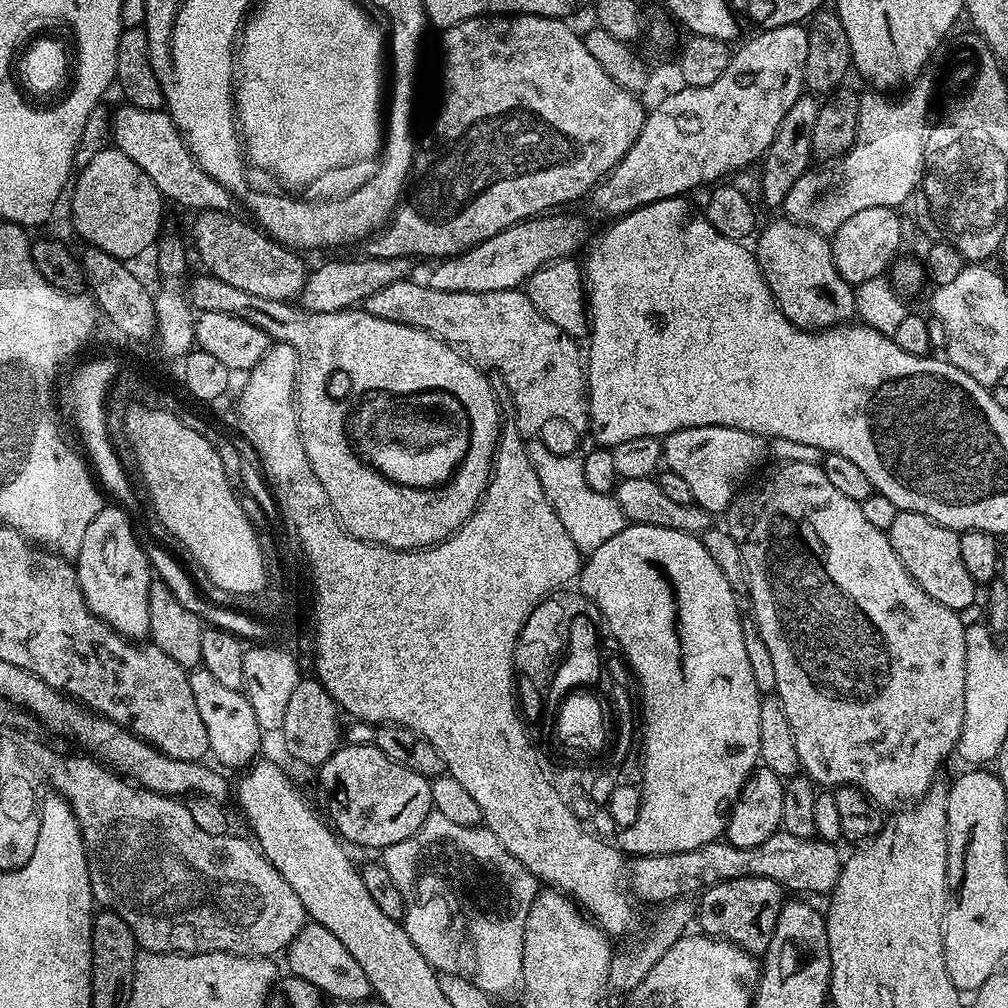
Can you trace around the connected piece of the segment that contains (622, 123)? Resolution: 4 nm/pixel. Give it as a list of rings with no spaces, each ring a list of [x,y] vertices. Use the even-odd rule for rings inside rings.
[[[497,14],[494,16],[475,16],[466,22],[456,24],[453,28],[447,29],[443,33],[444,36],[444,97],[440,100],[440,113],[436,116],[436,125],[432,128],[432,141],[421,150],[416,156],[416,161],[410,164],[410,187],[407,189],[408,197],[401,199],[397,203],[390,219],[387,221],[383,230],[377,231],[371,238],[365,239],[362,246],[364,256],[373,256],[374,258],[417,258],[416,256],[436,256],[435,258],[447,258],[456,256],[460,252],[465,252],[467,248],[473,248],[475,244],[486,242],[486,238],[494,238],[494,234],[498,234],[502,230],[506,230],[510,226],[520,224],[524,220],[530,220],[539,217],[547,208],[556,208],[559,204],[568,204],[571,200],[576,200],[579,196],[587,197],[597,184],[603,181],[604,177],[615,168],[616,163],[626,154],[626,150],[630,150],[630,146],[634,146],[634,142],[638,138],[638,134],[644,125],[646,108],[639,104],[637,97],[633,93],[622,90],[622,86],[618,86],[614,82],[614,78],[610,78],[610,74],[606,74],[606,70],[602,70],[602,66],[598,66],[598,62],[591,56],[590,50],[586,50],[581,33],[575,32],[572,28],[567,28],[563,19],[554,16],[522,16],[519,14]]]

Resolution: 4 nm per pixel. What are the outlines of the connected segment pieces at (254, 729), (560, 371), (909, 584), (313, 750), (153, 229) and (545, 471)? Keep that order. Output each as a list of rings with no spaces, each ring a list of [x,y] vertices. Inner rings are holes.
[[[203,666],[189,671],[188,681],[190,690],[194,693],[194,702],[198,705],[198,714],[202,718],[202,723],[206,725],[209,753],[213,757],[216,755],[215,763],[225,764],[220,765],[225,769],[240,767],[243,769],[255,761],[261,755],[262,733],[258,726],[258,718],[254,718],[254,706],[250,706],[243,691],[239,688],[222,686],[222,682],[218,682],[218,678],[214,678],[214,674],[210,674],[210,670],[206,670]]]
[[[409,278],[402,282],[392,282],[385,289],[370,294],[370,298],[362,301],[362,308],[375,317],[388,317],[388,321],[429,332],[431,336],[455,348],[481,370],[493,368],[504,379],[512,395],[512,404],[516,407],[514,419],[521,436],[535,437],[551,420],[569,424],[572,428],[589,427],[588,378],[581,345],[580,348],[576,345],[579,344],[577,337],[558,330],[550,318],[542,318],[542,314],[534,310],[530,298],[523,291],[511,288],[493,292],[451,292],[434,290],[431,283],[419,284],[416,278]]]
[[[780,462],[775,467],[769,476],[764,476],[761,480],[753,479],[747,487],[736,493],[728,505],[726,527],[734,542],[738,542],[738,550],[742,550],[746,593],[748,592],[749,598],[752,599],[751,615],[774,662],[774,696],[779,700],[782,710],[786,710],[786,718],[794,734],[794,746],[798,746],[800,767],[808,779],[817,785],[859,789],[873,805],[881,809],[911,805],[928,795],[940,763],[948,755],[951,757],[955,753],[956,743],[962,734],[962,718],[966,706],[965,621],[960,621],[958,613],[942,606],[942,602],[930,598],[930,594],[926,594],[926,590],[922,590],[918,582],[914,582],[906,566],[902,566],[902,558],[894,554],[894,546],[890,546],[887,532],[878,530],[878,526],[873,526],[863,516],[859,500],[846,498],[846,494],[840,493],[826,479],[820,464]]]
[[[303,677],[290,694],[289,705],[280,731],[287,752],[298,762],[318,768],[340,746],[340,708],[332,695],[315,677]]]
[[[114,146],[103,148],[90,158],[90,164],[75,177],[71,192],[72,224],[85,240],[85,245],[128,262],[131,256],[146,251],[148,247],[151,249],[157,243],[162,232],[162,197],[158,186],[150,182],[150,174],[146,174],[142,166],[130,162],[130,158]]]
[[[532,438],[526,444],[528,457],[534,466],[534,474],[538,474],[538,482],[542,482],[542,490],[546,490],[546,498],[550,502],[550,506],[554,506],[554,514],[558,514],[562,526],[566,526],[566,534],[570,534],[570,538],[574,541],[574,546],[581,554],[587,554],[598,550],[598,546],[602,546],[609,540],[614,538],[614,534],[618,534],[624,527],[626,521],[622,514],[622,506],[618,506],[615,495],[598,494],[598,490],[593,490],[586,482],[586,474],[582,474],[583,459],[577,456],[559,456],[556,452],[551,452],[546,445],[540,441],[540,438]]]

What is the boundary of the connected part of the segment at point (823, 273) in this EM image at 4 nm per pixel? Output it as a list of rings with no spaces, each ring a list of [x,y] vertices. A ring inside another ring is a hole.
[[[779,219],[759,229],[755,237],[757,240],[756,244],[754,243],[754,255],[782,314],[793,326],[802,328],[805,332],[818,333],[847,325],[857,315],[856,294],[853,285],[848,284],[846,278],[838,274],[838,266],[834,266],[834,254],[829,237],[814,228],[805,228],[803,224],[796,223],[795,219]]]

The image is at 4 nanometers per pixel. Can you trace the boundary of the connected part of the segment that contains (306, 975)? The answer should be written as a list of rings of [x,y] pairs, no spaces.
[[[305,923],[304,929],[286,949],[287,956],[287,971],[310,982],[325,997],[333,996],[336,1000],[349,1000],[350,1003],[356,1004],[359,1000],[373,995],[370,978],[366,978],[366,973],[362,971],[362,966],[358,966],[354,954],[350,954],[350,950],[346,950],[346,946],[342,946],[342,942],[338,942],[338,938],[334,938],[334,934],[326,930],[326,926]]]

